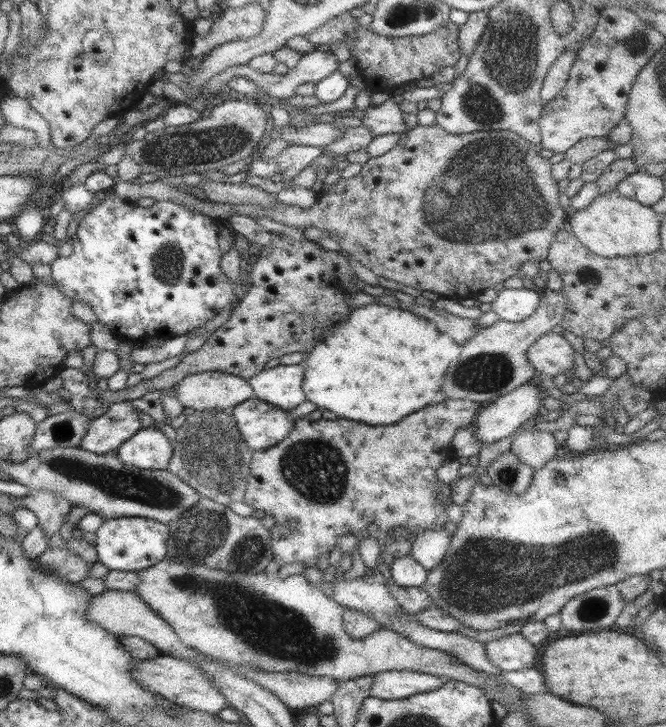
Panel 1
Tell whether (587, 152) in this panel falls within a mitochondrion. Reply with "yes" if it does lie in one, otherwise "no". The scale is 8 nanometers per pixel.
no

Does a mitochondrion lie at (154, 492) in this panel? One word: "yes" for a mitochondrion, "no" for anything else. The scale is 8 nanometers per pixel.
yes

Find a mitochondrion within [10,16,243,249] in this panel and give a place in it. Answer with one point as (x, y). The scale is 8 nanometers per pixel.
(51, 63)

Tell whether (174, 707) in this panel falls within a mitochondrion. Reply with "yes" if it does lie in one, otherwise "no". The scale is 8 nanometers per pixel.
no

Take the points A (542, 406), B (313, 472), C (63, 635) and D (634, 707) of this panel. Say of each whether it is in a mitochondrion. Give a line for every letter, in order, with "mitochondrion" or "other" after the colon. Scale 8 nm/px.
A: other
B: mitochondrion
C: other
D: mitochondrion

